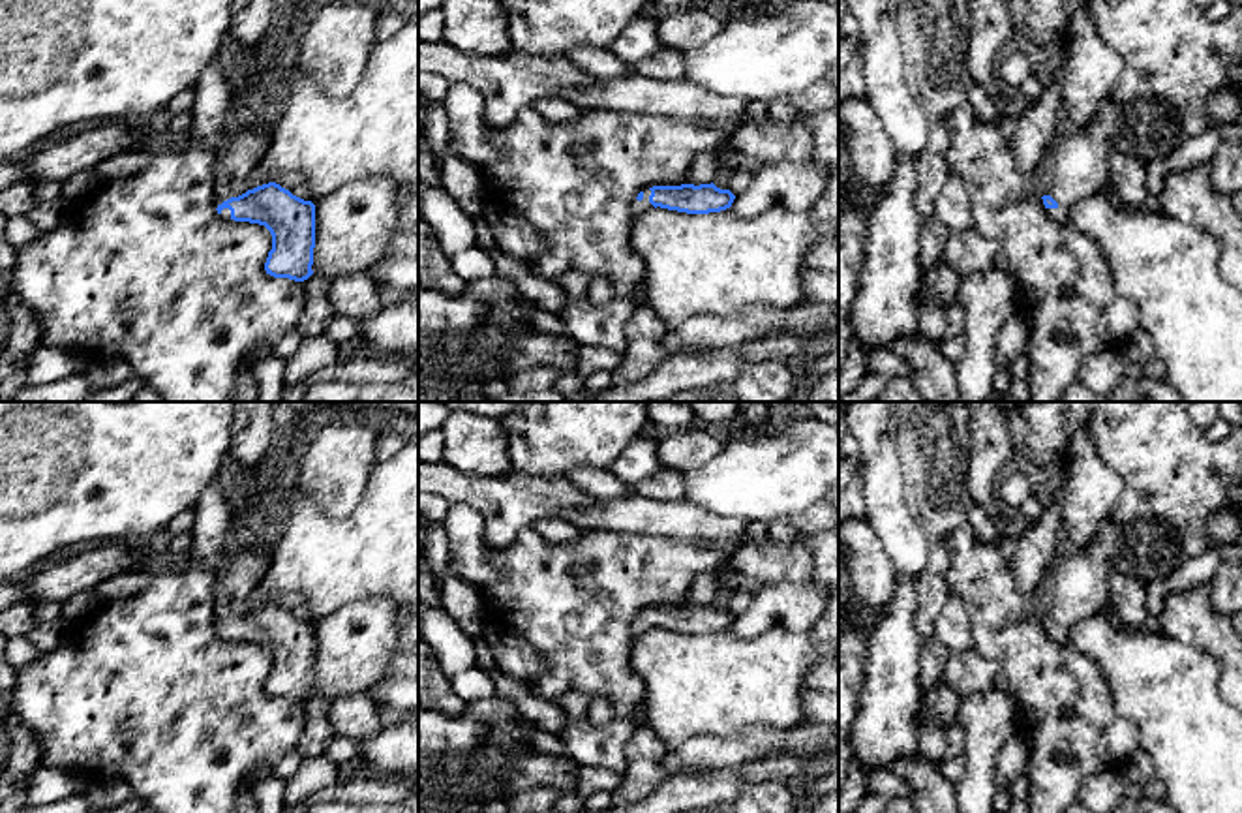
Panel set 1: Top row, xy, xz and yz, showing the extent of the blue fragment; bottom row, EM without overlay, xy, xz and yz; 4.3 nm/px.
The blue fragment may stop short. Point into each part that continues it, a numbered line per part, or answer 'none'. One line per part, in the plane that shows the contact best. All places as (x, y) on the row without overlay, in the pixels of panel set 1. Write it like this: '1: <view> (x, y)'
1: xy (237, 577)

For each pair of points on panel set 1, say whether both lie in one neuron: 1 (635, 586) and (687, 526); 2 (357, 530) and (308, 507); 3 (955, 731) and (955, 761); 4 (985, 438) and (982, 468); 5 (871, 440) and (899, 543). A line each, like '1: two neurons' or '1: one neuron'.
1: two neurons
2: one neuron
3: one neuron
4: one neuron
5: one neuron

